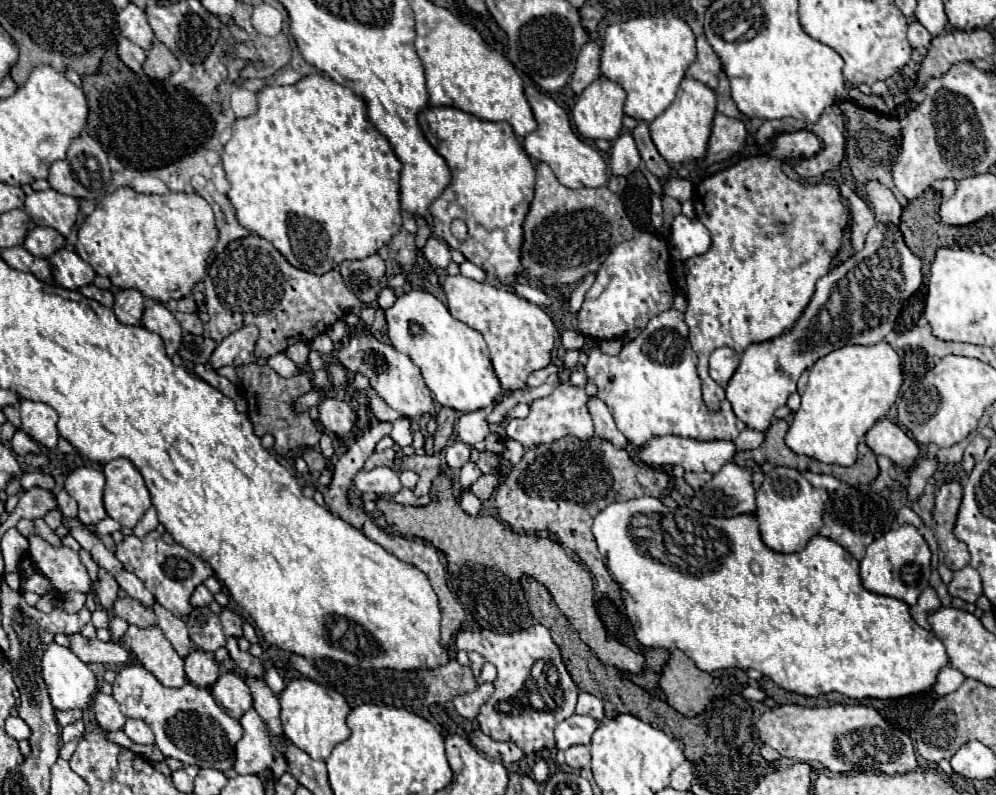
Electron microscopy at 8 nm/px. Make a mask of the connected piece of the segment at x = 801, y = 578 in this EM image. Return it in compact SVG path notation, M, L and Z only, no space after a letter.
M638 497L638 499L608 505L594 517L592 533L596 537L598 551L604 557L608 571L612 573L614 581L622 587L626 615L632 623L636 639L646 647L680 649L702 671L716 671L716 669L726 669L726 667L738 667L738 669L752 667L752 669L760 671L762 675L770 677L782 689L800 693L800 695L816 697L820 693L838 691L852 699L864 699L864 697L900 699L900 697L930 691L932 685L936 683L938 671L948 665L948 653L946 653L942 641L934 633L928 633L914 623L914 619L910 615L910 607L904 605L904 601L900 601L900 599L876 595L876 593L870 593L868 589L864 589L860 583L860 577L858 577L858 561L842 545L838 545L836 541L826 539L822 535L812 537L810 543L806 545L806 549L802 549L798 553L792 553L792 555L774 553L762 543L760 533L758 533L758 521L752 513L730 517L730 519L718 519L718 517L702 515L702 513L694 511L692 507L670 509L656 497Z

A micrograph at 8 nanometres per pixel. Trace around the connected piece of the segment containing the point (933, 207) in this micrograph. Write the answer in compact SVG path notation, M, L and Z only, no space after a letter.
M926 189L920 197L908 201L908 205L902 209L902 217L900 217L900 231L904 235L904 243L908 245L908 249L912 249L912 253L916 257L922 259L922 275L928 277L928 269L934 261L934 253L940 247L970 247L974 243L980 243L980 235L976 233L976 227L952 227L940 221L938 217L938 207L940 207L940 195L934 189Z

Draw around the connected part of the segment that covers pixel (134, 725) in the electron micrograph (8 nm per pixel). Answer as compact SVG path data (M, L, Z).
M126 719L124 733L126 733L134 743L140 743L140 745L154 743L154 733L152 733L152 729L150 729L144 721L138 721L138 719Z

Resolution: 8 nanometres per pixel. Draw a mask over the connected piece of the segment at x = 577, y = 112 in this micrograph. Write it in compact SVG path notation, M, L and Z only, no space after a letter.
M598 77L582 91L572 109L578 133L586 139L606 139L614 143L622 131L624 101L626 93L618 83Z

